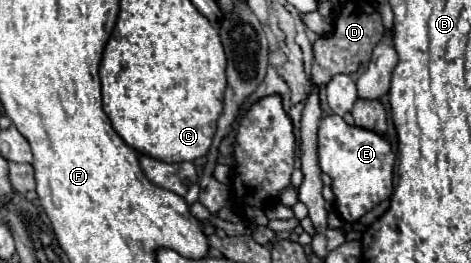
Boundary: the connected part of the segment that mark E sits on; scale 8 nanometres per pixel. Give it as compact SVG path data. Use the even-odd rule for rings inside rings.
M338 115L322 117L318 127L318 161L322 173L332 177L332 189L336 195L336 211L346 223L358 221L372 211L378 203L392 195L392 171L394 153L388 139L382 139L376 131L348 125Z

